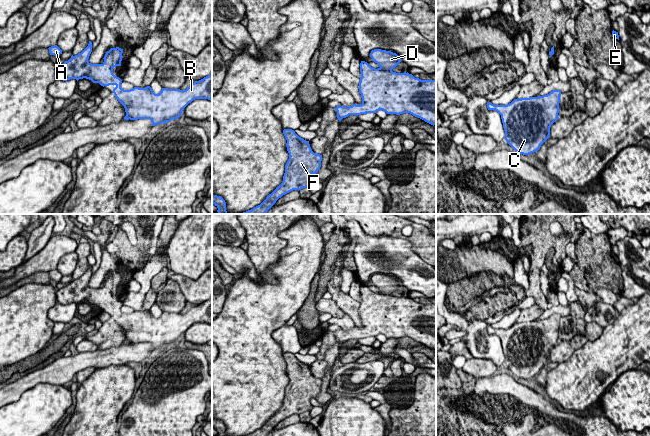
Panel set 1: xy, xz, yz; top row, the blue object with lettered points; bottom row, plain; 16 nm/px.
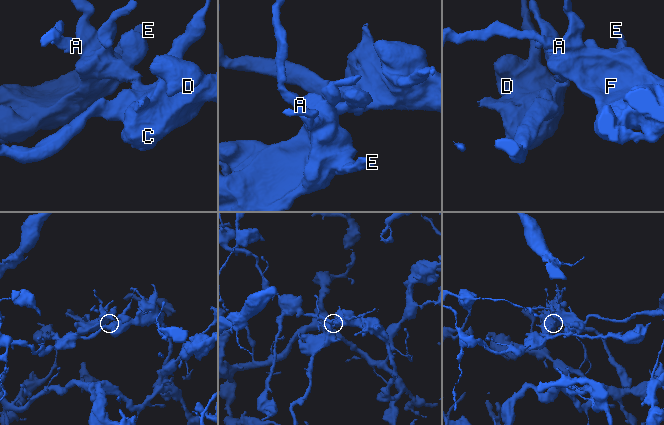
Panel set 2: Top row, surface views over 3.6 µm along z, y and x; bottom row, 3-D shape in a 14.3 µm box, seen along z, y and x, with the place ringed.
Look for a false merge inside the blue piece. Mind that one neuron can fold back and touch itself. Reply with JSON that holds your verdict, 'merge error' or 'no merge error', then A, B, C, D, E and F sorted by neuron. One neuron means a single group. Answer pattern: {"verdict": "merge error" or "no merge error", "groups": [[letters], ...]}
{"verdict": "no merge error", "groups": [["A", "B", "C", "D", "E", "F"]]}

